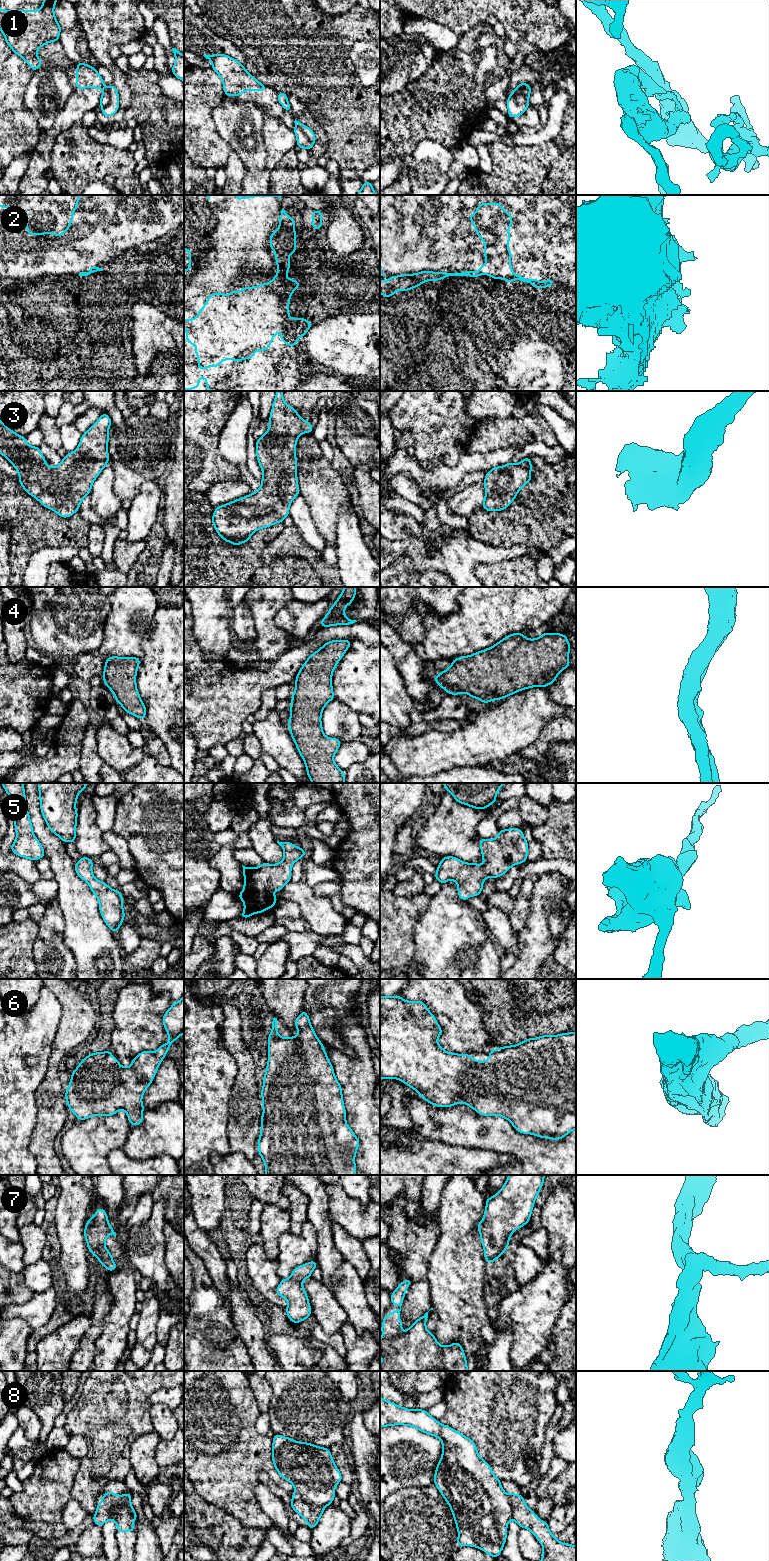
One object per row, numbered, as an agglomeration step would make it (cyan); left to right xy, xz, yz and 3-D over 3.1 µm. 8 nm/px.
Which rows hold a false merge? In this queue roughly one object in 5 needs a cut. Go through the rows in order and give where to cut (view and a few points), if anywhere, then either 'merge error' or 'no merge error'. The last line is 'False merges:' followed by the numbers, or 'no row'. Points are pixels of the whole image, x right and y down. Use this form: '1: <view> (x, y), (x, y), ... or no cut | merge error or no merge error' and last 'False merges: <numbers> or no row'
1: xz (296, 126), (307, 139), (304, 146) | merge error
2: no cut | no merge error
3: no cut | no merge error
4: no cut | no merge error
5: no cut | no merge error
6: no cut | no merge error
7: no cut | no merge error
8: xz (295, 1492), (306, 1502), (323, 1507) | merge error
False merges: 1, 8

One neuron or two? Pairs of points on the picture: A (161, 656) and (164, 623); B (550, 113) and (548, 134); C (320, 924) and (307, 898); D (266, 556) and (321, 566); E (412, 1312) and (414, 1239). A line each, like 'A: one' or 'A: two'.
A: one
B: one
C: one
D: two
E: one

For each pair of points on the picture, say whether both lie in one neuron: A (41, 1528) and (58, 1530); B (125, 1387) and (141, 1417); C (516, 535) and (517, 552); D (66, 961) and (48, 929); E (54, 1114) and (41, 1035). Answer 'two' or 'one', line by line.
A: one
B: one
C: two
D: one
E: two

